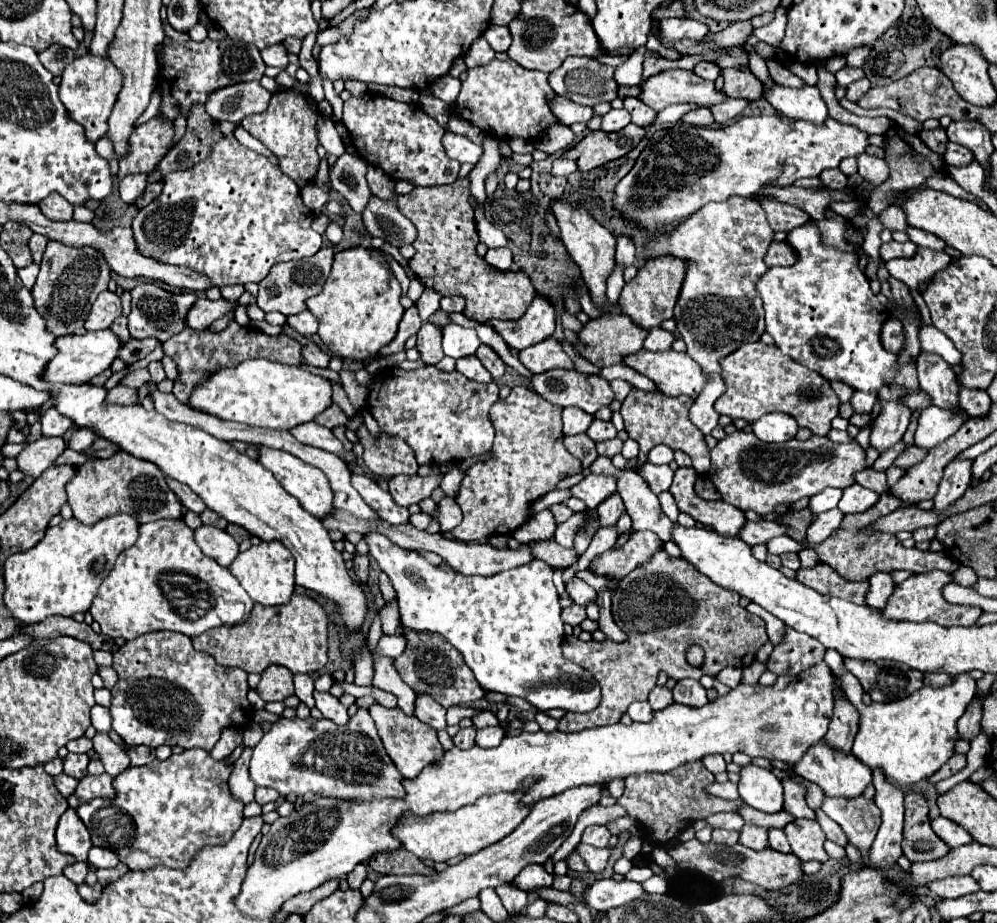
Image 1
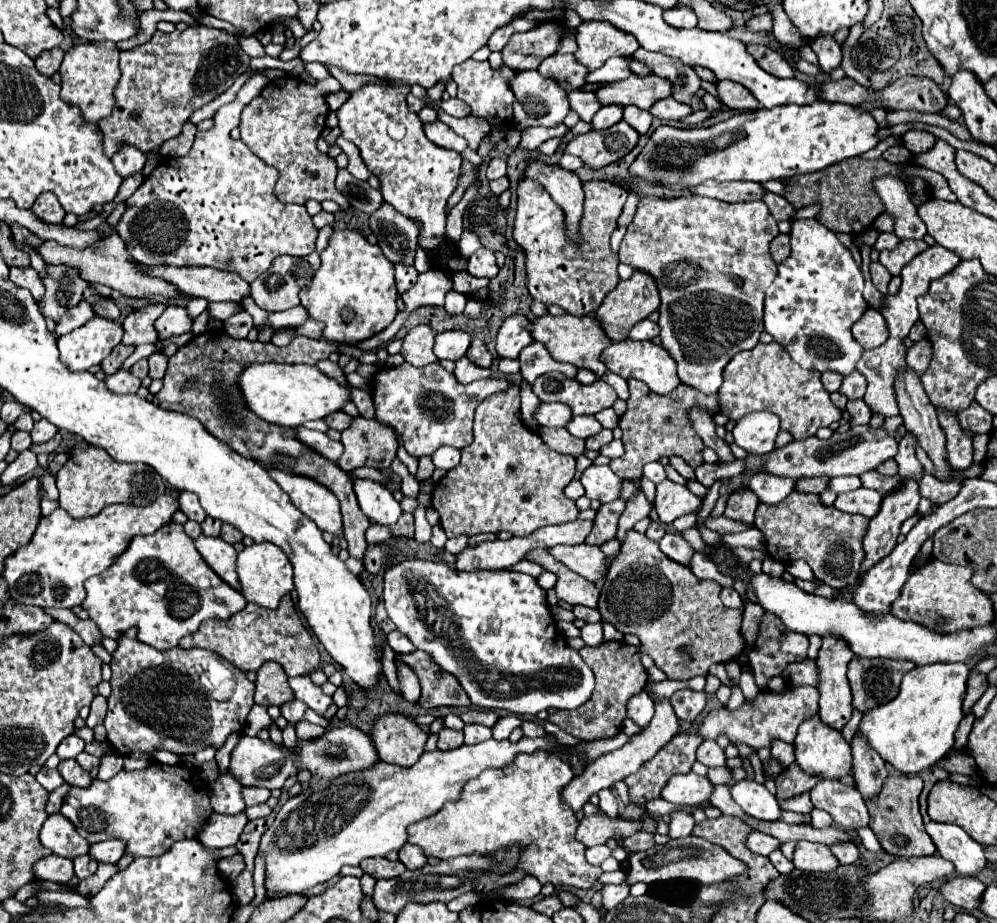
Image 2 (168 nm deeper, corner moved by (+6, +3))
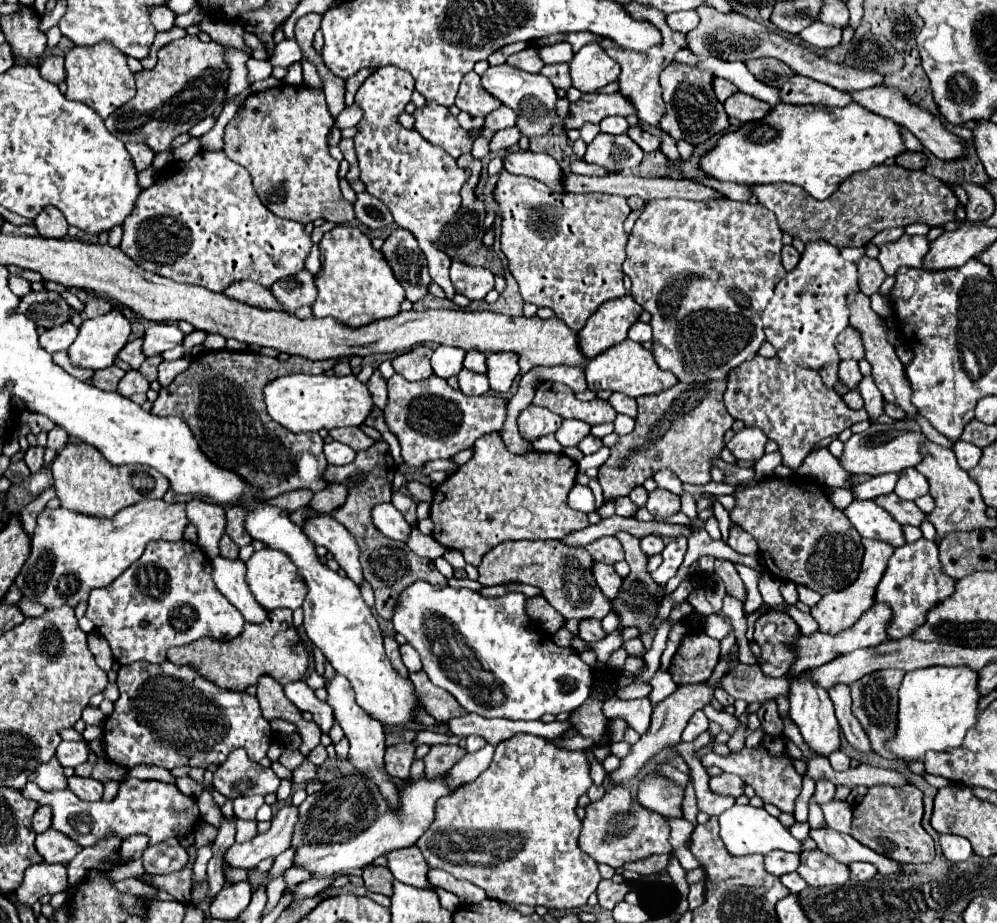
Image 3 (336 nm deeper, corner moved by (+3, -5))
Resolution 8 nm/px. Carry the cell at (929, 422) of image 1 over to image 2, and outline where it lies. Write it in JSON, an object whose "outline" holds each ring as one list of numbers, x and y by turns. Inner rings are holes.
{"outline":[[907,430,907,434,899,440,899,452,895,456,897,464,899,464,899,474,901,476,913,476,913,478,921,478,925,472,923,472,923,466,919,464,917,456,915,456,915,448,917,448,917,438,911,436,911,432]]}

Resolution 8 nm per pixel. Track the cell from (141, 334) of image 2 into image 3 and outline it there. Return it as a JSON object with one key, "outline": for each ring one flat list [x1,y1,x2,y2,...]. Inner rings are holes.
{"outline":[[136,338,136,340,130,340,120,352,118,352,118,358,124,360,126,364,130,364,132,370,138,370,142,360,144,360,144,354,142,354,142,340]]}

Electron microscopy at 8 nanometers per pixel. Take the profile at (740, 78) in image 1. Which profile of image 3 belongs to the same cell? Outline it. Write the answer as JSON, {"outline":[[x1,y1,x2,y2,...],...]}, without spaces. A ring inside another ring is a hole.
{"outline":[[736,92,728,98,728,102,724,102,726,114,730,118,738,118,740,122,754,122,764,118,772,108,768,108,768,104,764,104,762,100,756,100,748,94]]}

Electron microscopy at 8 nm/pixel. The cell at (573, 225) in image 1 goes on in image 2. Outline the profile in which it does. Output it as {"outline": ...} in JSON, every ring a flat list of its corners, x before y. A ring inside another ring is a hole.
{"outline":[[529,162,527,176,543,184,555,204,561,206,565,214,565,232,567,240,579,244,581,234,581,216,583,216,583,184,575,176,575,172,563,170,561,166,545,166,541,162]]}

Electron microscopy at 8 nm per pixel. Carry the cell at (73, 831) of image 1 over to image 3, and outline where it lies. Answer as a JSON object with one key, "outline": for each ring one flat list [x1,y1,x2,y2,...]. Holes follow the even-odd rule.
{"outline":[[48,828,46,832,38,834,36,840,36,850,48,864,68,864,80,850,82,846,70,840,68,836,56,832,54,828]]}

